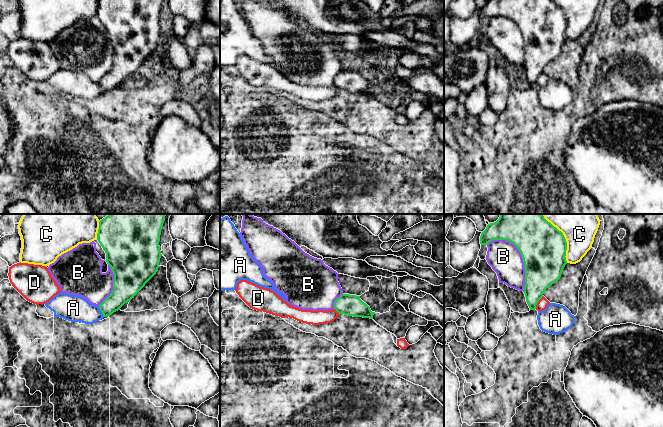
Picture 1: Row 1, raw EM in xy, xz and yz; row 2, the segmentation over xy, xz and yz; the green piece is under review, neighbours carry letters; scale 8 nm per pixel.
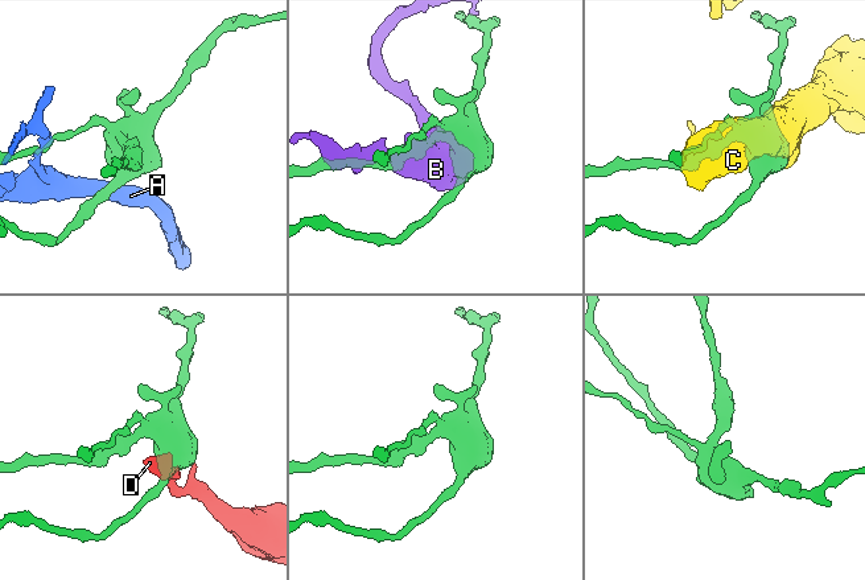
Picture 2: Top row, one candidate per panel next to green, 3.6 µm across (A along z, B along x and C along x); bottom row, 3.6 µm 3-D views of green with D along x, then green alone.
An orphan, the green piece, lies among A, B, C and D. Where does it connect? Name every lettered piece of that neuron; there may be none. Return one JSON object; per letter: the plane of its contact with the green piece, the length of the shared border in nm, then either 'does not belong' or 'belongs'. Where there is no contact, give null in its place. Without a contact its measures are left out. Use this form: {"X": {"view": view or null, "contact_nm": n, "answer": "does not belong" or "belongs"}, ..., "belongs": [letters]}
{"A": {"view": "xy", "contact_nm": 100, "answer": "does not belong"}, "B": {"view": "yz", "contact_nm": 500, "answer": "does not belong"}, "C": {"view": "yz", "contact_nm": 340, "answer": "does not belong"}, "D": {"view": "yz", "contact_nm": 120, "answer": "belongs"}, "belongs": ["D"]}

